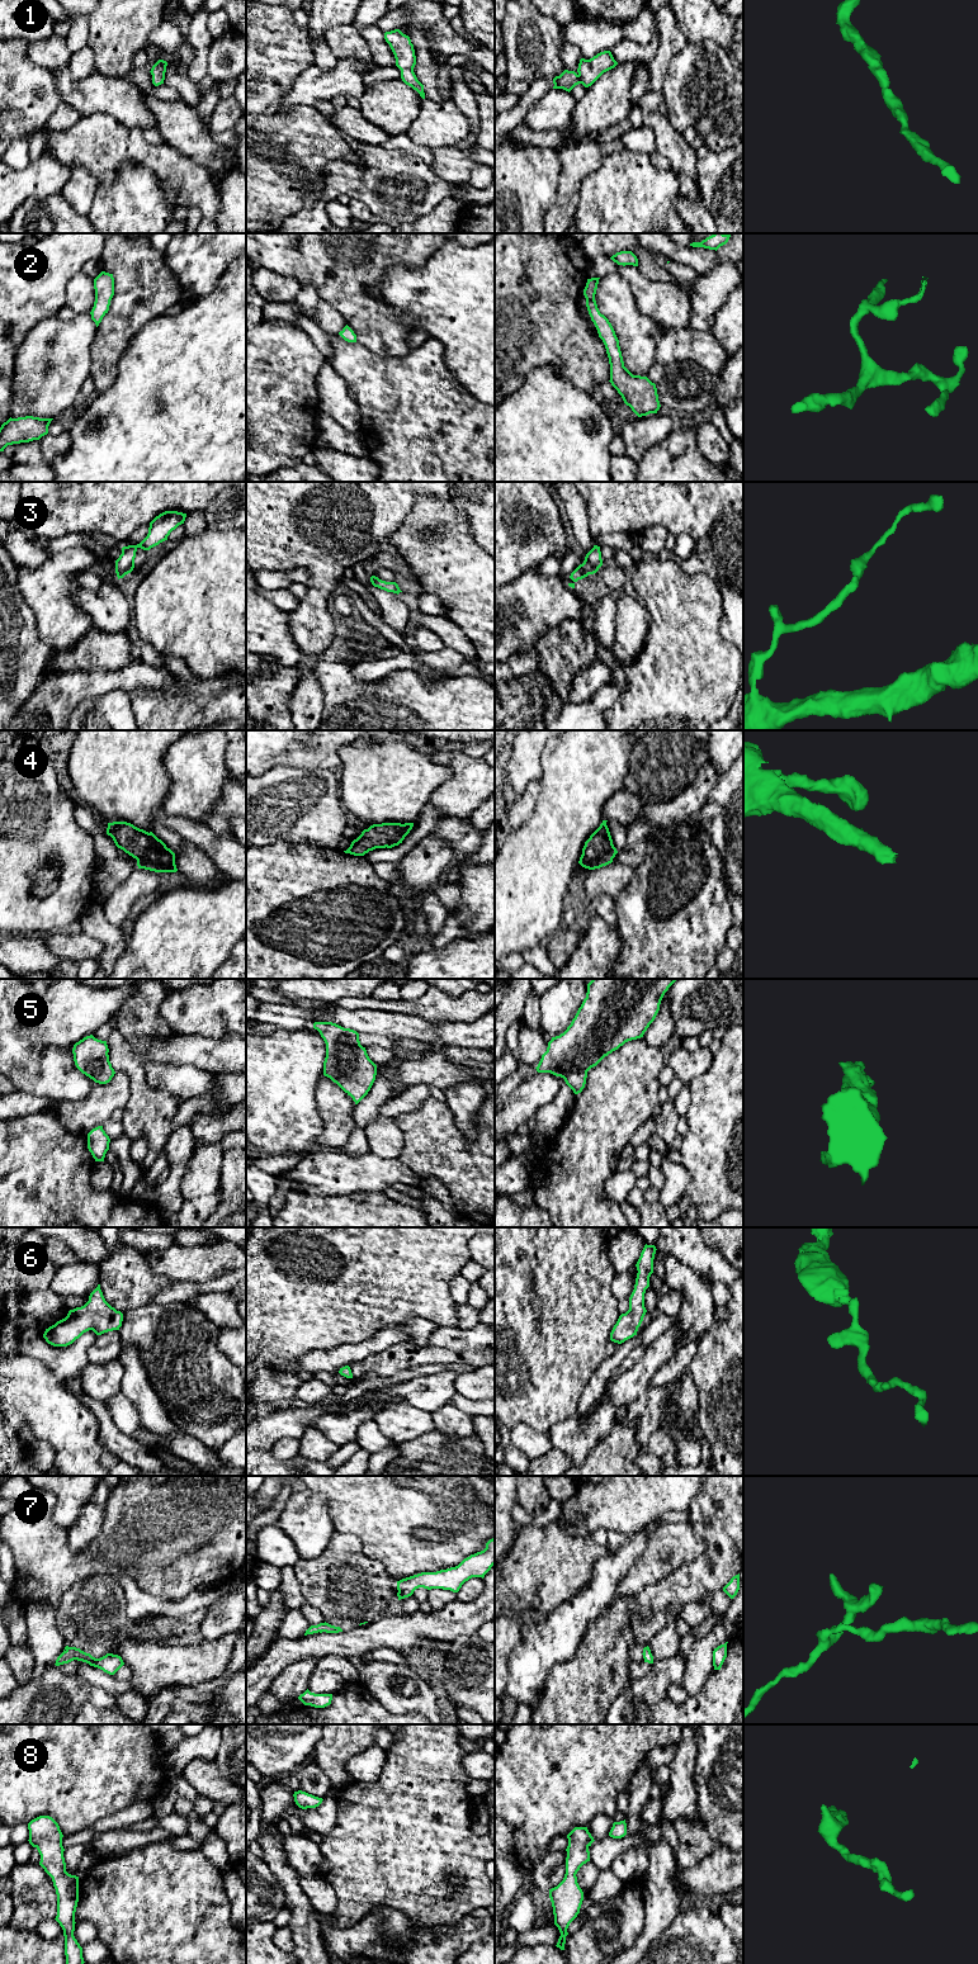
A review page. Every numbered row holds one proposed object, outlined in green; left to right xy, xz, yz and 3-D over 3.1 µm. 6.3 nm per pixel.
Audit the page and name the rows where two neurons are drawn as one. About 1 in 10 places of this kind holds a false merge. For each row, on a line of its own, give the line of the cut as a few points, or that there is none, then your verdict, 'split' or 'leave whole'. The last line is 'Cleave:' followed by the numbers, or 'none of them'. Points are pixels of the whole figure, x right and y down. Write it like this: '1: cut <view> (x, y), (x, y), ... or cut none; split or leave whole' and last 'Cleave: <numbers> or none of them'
1: cut none; leave whole
2: cut none; leave whole
3: cut none; leave whole
4: cut none; leave whole
5: cut none; leave whole
6: cut none; leave whole
7: cut none; leave whole
8: cut none; leave whole
Cleave: none of them

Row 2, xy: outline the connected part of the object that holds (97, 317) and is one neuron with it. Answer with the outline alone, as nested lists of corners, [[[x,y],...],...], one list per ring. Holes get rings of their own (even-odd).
[[[101,271],[94,279],[95,302],[90,312],[91,320],[96,327],[101,322],[103,317],[108,313],[110,300],[114,295],[114,278],[113,274]]]

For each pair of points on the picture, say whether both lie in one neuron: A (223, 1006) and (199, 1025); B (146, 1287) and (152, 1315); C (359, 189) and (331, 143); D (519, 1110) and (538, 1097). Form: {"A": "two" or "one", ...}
{"A": "one", "B": "two", "C": "two", "D": "one"}

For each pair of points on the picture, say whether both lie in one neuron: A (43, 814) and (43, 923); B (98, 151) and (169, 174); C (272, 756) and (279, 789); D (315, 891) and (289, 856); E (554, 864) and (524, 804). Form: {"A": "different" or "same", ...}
{"A": "same", "B": "same", "C": "different", "D": "same", "E": "different"}

